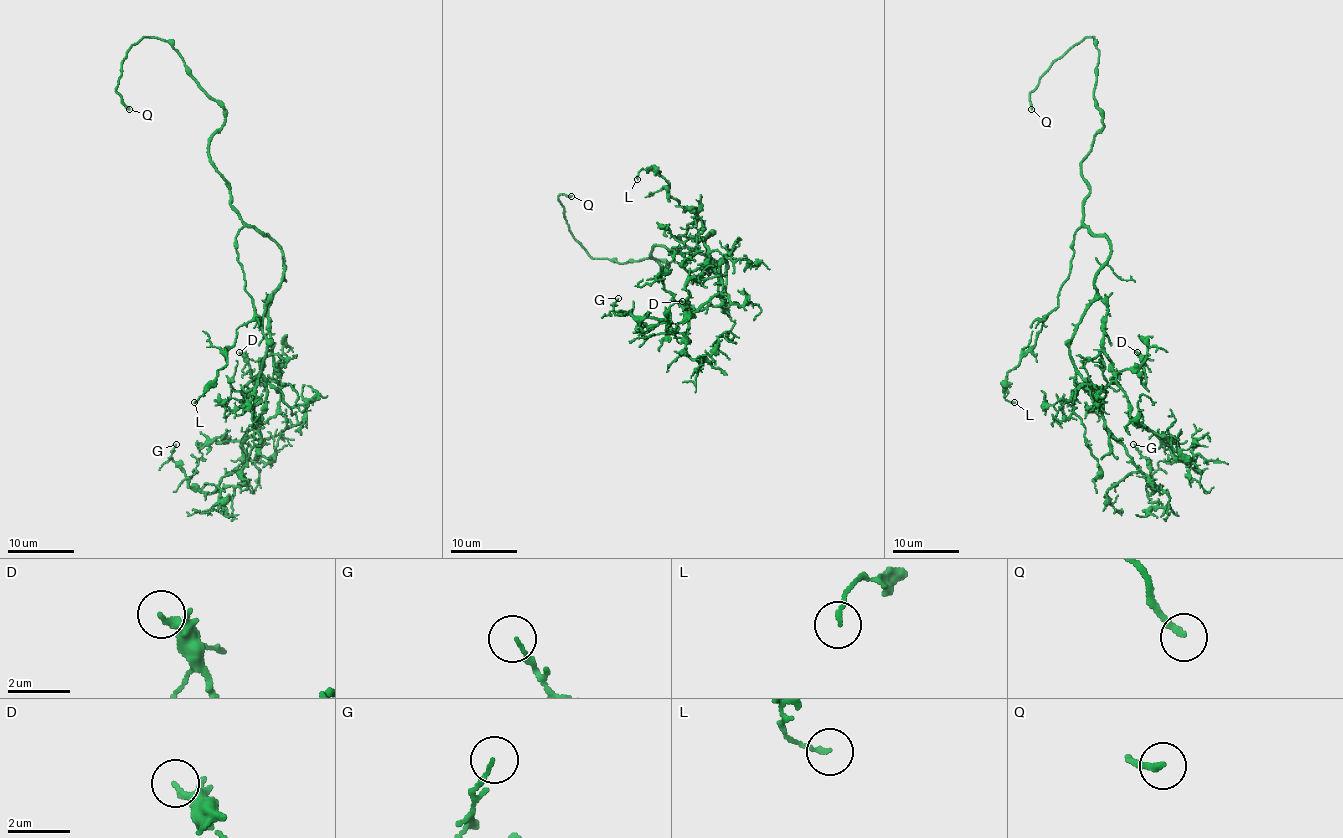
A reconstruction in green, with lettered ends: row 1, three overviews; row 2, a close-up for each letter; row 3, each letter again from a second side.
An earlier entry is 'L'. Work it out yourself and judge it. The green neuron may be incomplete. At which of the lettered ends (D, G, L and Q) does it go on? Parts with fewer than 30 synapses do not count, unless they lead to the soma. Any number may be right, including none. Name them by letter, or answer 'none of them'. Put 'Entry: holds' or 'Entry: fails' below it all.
Q
Entry: fails

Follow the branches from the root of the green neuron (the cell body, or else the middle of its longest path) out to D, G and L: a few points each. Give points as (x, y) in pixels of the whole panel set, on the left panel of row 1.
D: (275, 242), (281, 250), (283, 279), (268, 305), (268, 319), (273, 367), (280, 374), (258, 382), (239, 352)
G: (275, 242), (283, 279), (268, 319), (278, 411), (241, 439), (208, 439), (189, 478), (171, 458), (176, 444)
L: (275, 242), (251, 227), (236, 233), (238, 262), (254, 315), (236, 330), (226, 364), (194, 402)

